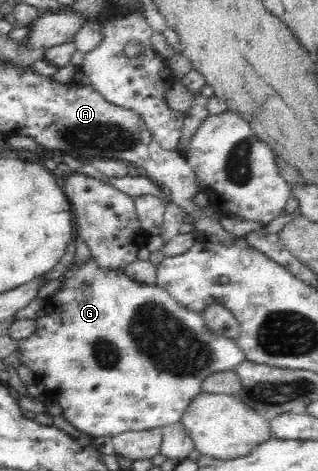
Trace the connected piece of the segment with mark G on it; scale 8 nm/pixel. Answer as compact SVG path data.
M92 257L88 258L86 263L78 265L78 267L73 267L74 265L75 263L72 263L62 273L64 281L62 281L60 289L55 294L47 297L46 305L37 312L37 317L35 318L37 321L36 331L33 331L28 339L18 340L17 350L19 358L17 360L26 365L28 369L32 369L36 375L42 375L42 381L46 377L48 379L58 379L56 401L58 401L58 405L62 408L61 415L80 432L94 437L109 435L113 438L126 431L144 431L180 422L185 409L190 405L192 399L201 392L200 387L206 377L220 371L232 371L238 364L247 361L244 352L235 343L235 339L214 334L210 328L206 327L203 312L190 311L180 306L162 288L152 284L133 281L123 269L102 269Z

